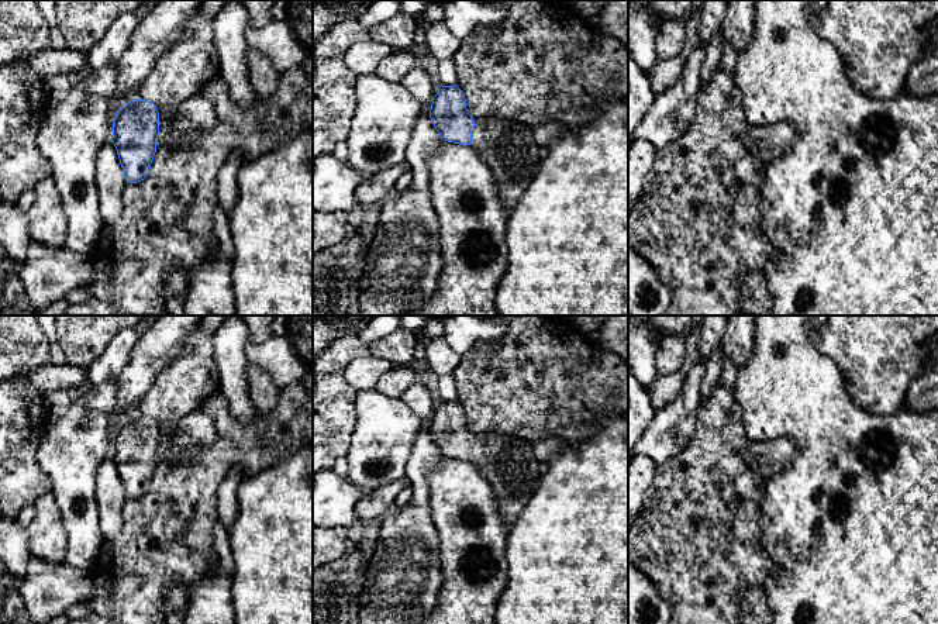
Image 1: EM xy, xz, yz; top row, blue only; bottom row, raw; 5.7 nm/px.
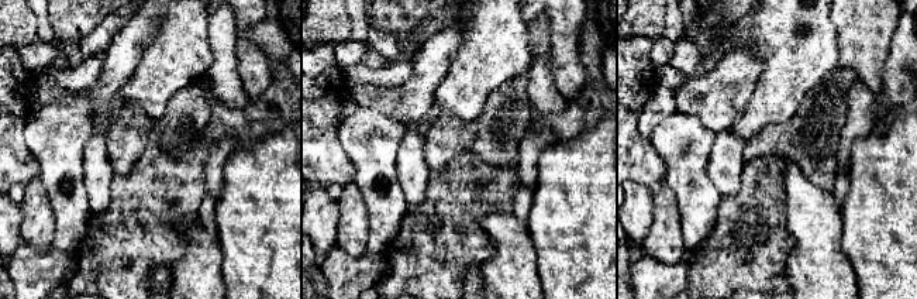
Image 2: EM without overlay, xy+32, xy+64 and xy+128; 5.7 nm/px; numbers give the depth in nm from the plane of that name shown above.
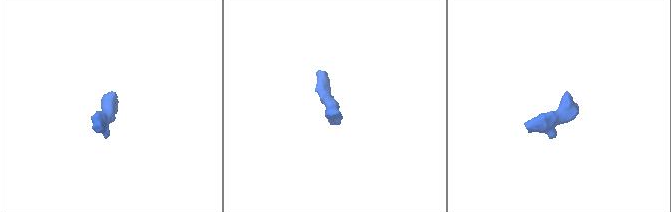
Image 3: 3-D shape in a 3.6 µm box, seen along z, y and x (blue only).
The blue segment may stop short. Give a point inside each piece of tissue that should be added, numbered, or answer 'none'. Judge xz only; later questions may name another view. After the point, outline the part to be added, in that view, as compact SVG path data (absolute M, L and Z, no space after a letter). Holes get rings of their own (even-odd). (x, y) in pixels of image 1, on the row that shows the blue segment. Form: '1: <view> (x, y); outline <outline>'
1: xz (507, 147); outline M511 118L475 121L470 145L490 168L499 196L511 213L545 152L534 138L532 125Z

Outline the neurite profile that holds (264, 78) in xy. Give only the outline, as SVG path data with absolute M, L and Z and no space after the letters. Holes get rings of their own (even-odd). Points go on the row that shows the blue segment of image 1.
M248 48L246 63L249 69L249 83L254 87L255 94L261 97L270 97L280 80L280 72L277 72L273 63L258 49Z

